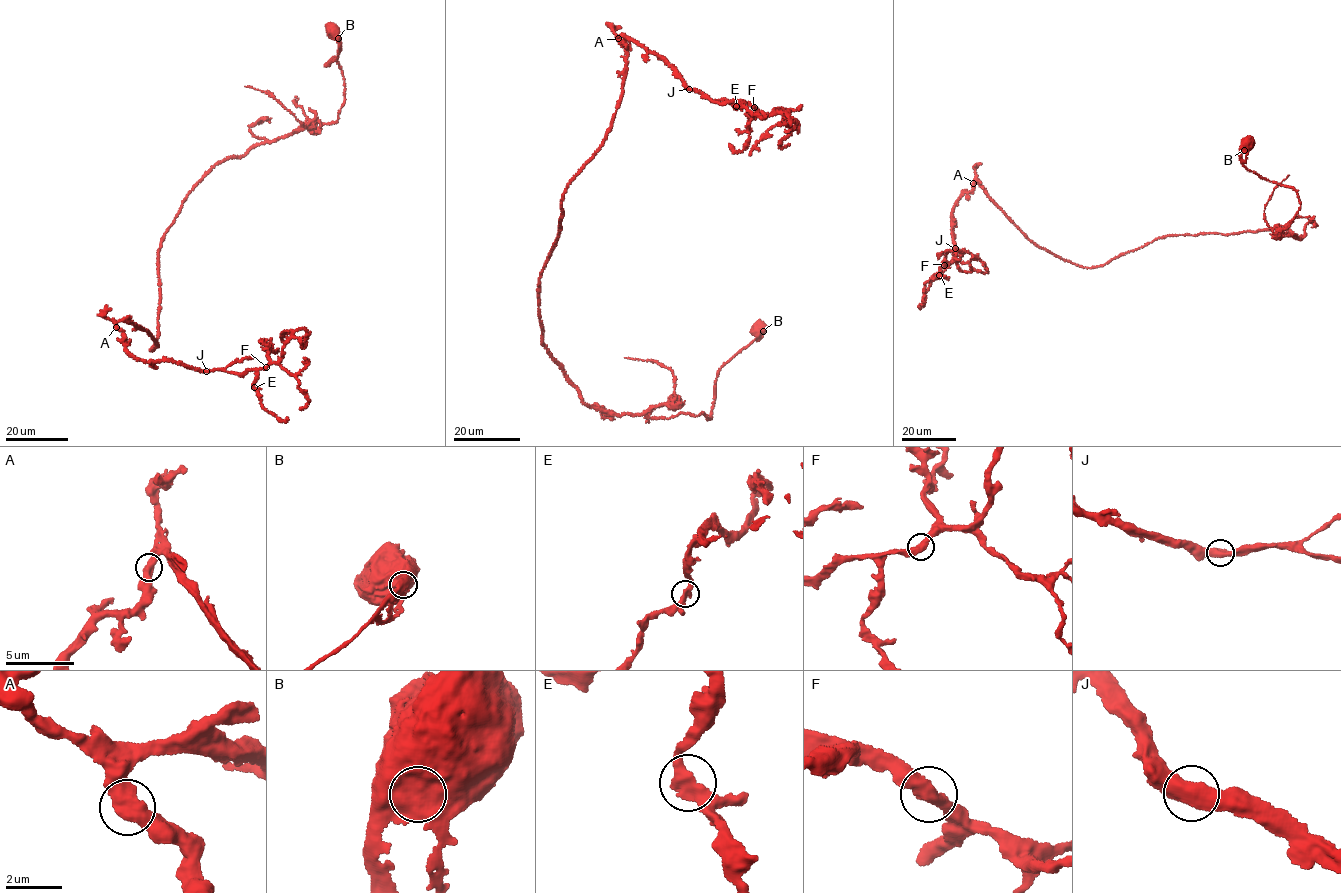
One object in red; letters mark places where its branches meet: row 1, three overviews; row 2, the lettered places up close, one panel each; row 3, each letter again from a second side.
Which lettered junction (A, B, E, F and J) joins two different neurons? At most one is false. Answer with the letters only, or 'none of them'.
none of them

